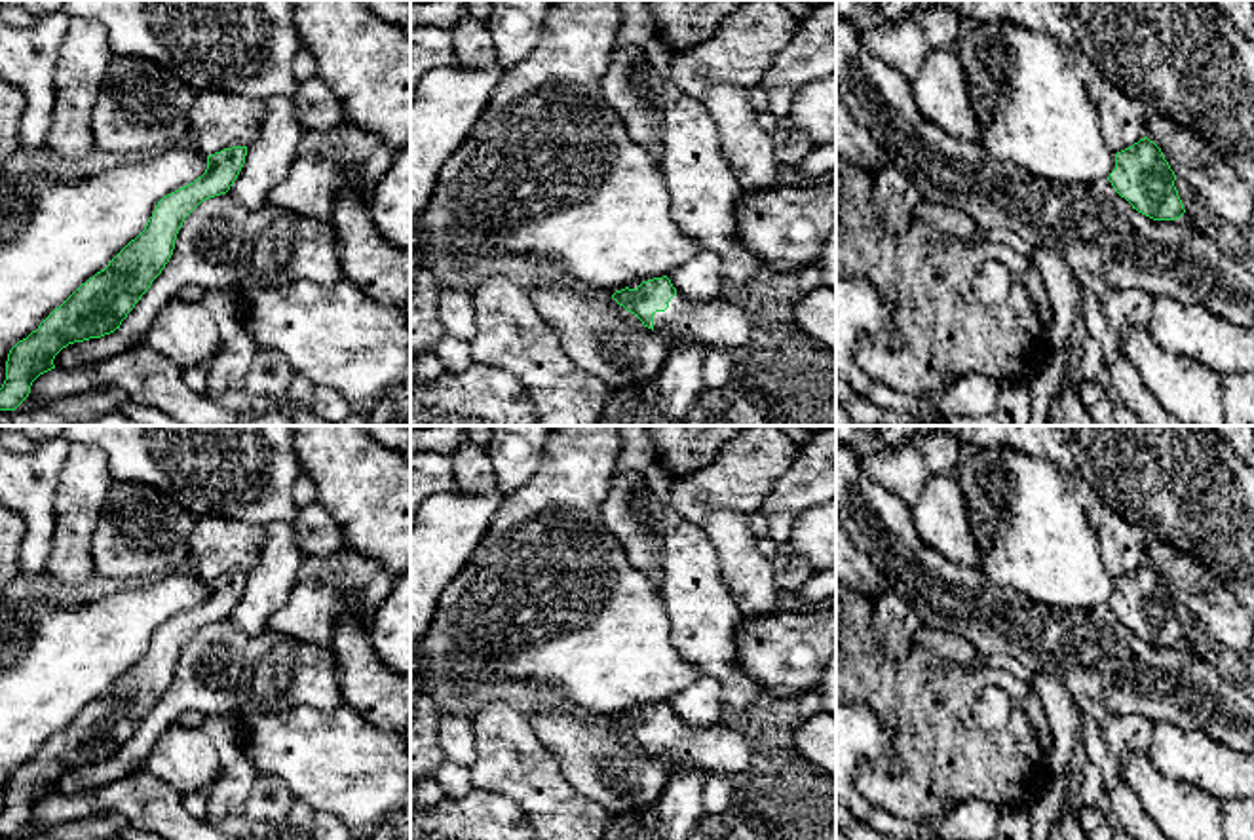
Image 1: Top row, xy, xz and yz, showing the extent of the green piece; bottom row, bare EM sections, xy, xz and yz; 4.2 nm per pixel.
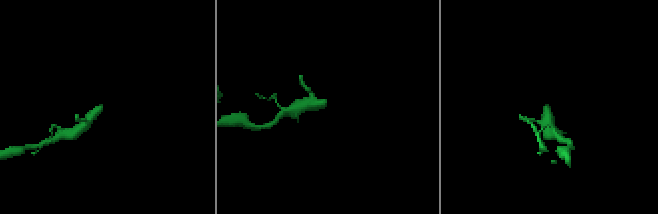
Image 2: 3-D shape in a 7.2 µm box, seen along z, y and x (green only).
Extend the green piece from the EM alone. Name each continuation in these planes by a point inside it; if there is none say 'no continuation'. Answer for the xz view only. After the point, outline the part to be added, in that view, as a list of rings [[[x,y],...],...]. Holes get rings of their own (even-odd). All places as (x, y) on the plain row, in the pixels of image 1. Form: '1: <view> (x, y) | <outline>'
1: xz (719, 749) | [[[682,720],[669,726],[665,737],[654,739],[654,756],[669,770],[703,770],[733,775],[750,768],[750,741],[722,722],[707,730],[692,730]]]

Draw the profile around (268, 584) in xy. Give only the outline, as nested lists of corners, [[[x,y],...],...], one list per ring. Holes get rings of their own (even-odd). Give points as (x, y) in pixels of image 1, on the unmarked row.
[[[272,521],[264,526],[258,564],[247,574],[245,589],[230,612],[232,625],[249,639],[268,629],[268,620],[287,604],[304,561],[294,521]]]

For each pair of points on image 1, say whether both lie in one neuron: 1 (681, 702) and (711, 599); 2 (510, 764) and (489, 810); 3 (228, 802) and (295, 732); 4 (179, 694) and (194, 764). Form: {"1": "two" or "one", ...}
{"1": "two", "2": "two", "3": "two", "4": "two"}

